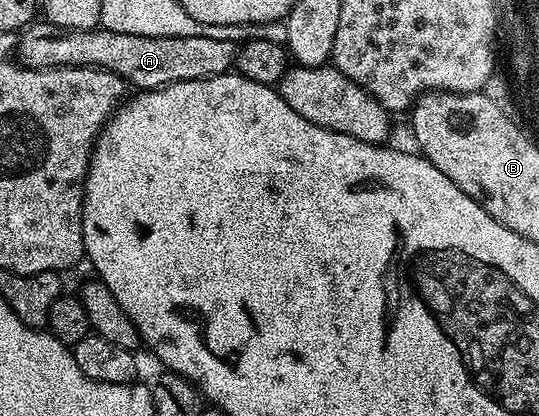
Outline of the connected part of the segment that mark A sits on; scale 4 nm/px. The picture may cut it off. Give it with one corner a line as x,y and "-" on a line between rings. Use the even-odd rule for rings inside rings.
32,23
18,34
17,56
28,69
62,69
85,65
107,69
139,91
164,89
178,81
216,77
235,64
234,41
205,39
205,35
184,37
142,37
114,33
102,27
63,29
50,23

